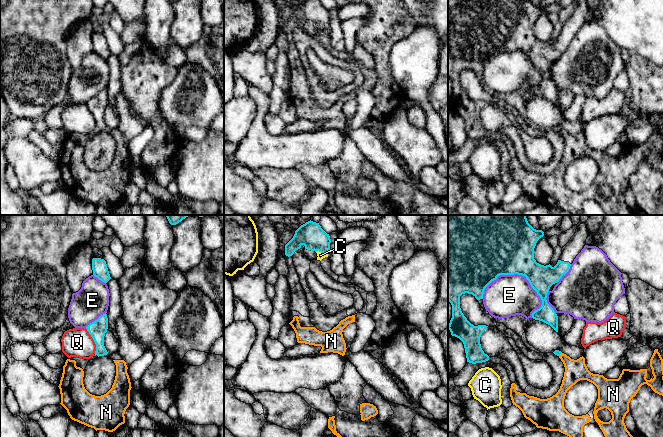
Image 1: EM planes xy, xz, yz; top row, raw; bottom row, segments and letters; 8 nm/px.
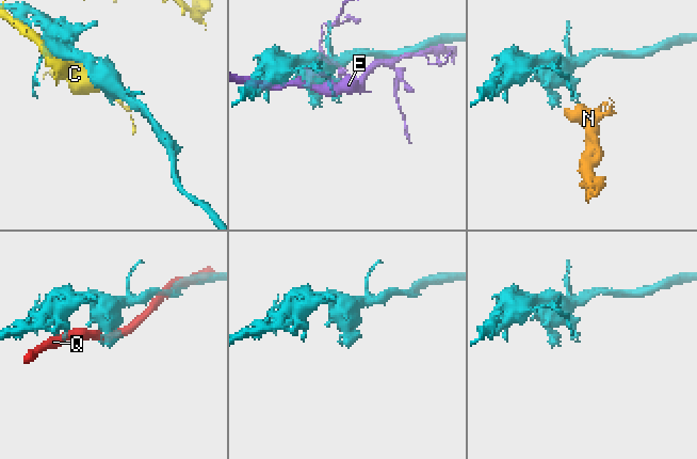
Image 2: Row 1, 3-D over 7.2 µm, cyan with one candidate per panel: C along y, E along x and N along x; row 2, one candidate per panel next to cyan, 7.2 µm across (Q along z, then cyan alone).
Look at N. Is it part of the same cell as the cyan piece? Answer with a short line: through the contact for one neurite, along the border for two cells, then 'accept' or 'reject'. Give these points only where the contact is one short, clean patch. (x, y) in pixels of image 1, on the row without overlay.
line yz (556, 128), (560, 130), (575, 146); accept

